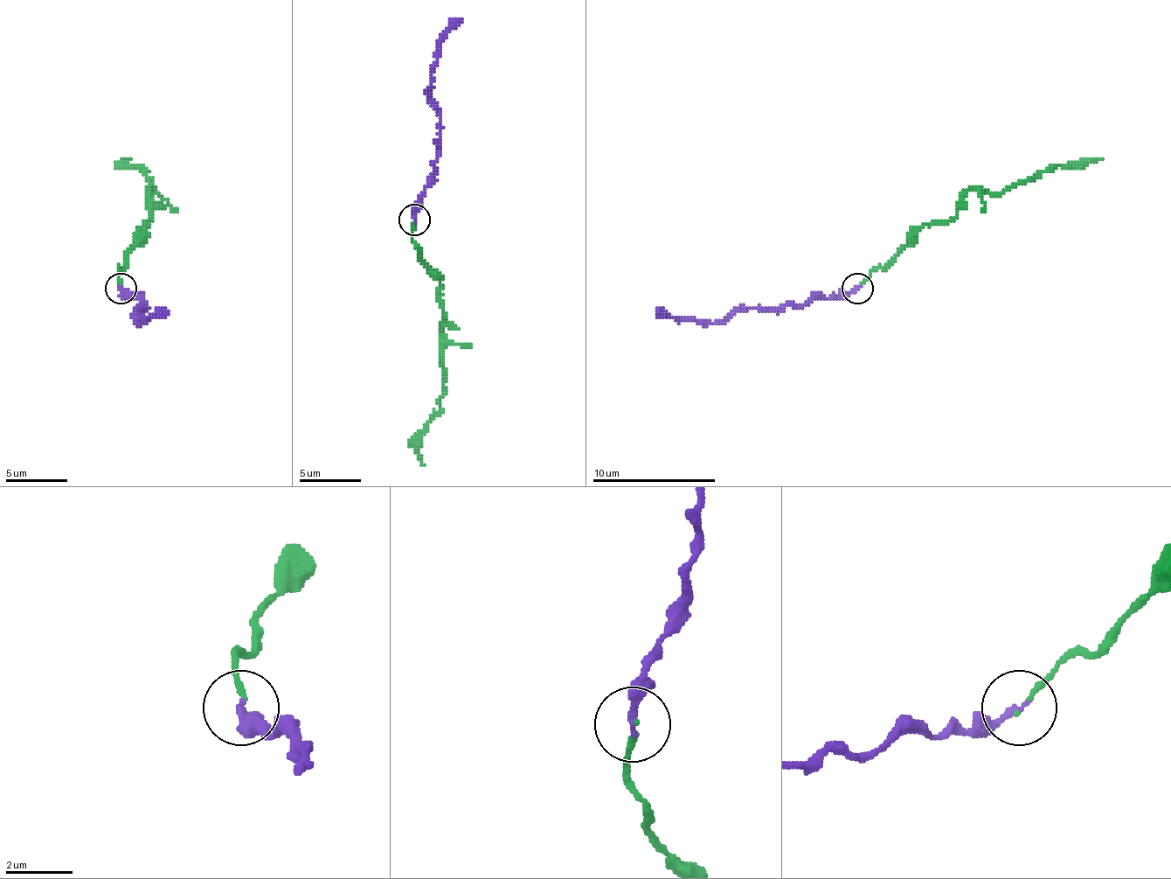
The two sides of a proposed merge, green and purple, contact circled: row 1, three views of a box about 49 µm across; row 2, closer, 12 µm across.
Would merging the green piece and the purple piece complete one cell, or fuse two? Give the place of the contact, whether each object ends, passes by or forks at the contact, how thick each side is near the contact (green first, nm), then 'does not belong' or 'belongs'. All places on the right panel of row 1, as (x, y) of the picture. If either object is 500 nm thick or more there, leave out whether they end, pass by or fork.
place (857, 289); green ends; purple ends; calibres 90 and 240 nm; belongs

